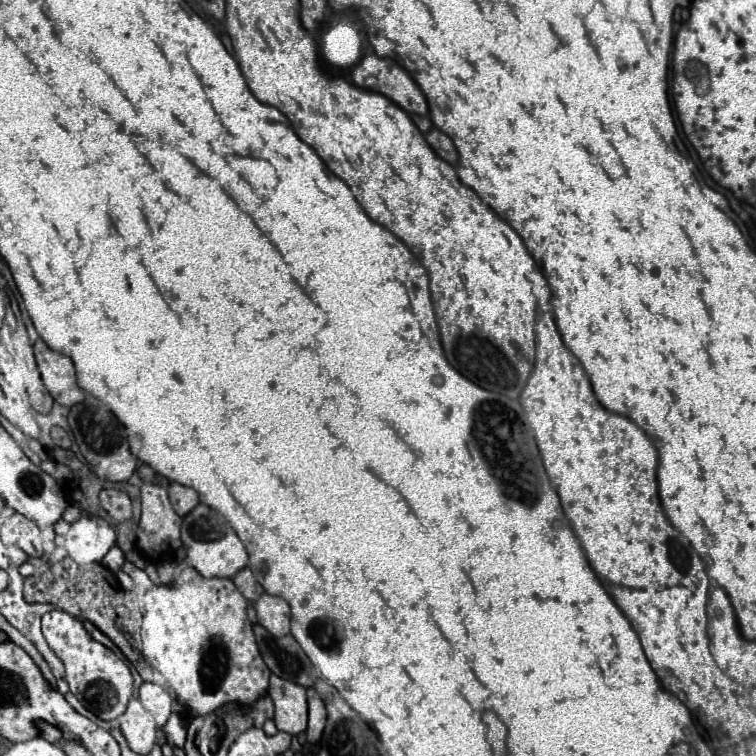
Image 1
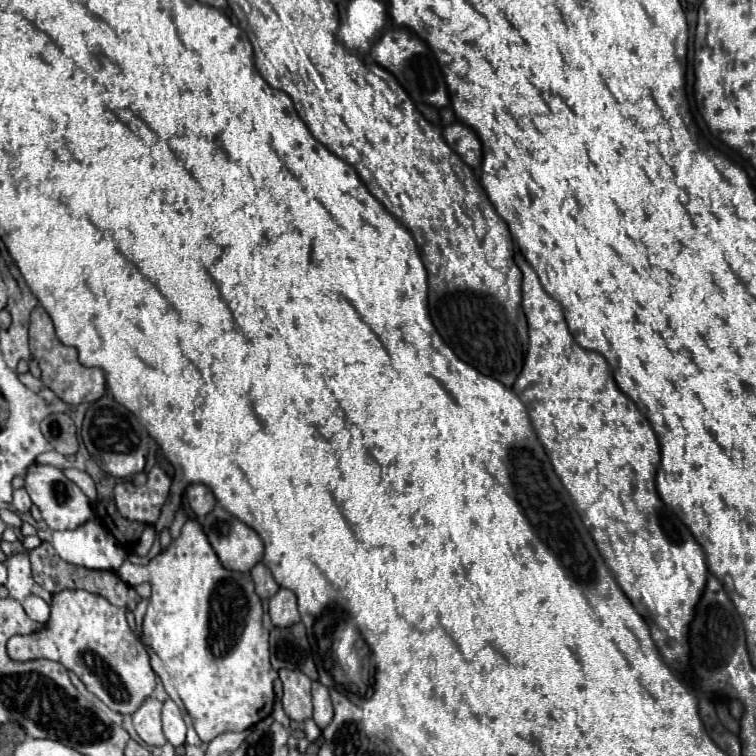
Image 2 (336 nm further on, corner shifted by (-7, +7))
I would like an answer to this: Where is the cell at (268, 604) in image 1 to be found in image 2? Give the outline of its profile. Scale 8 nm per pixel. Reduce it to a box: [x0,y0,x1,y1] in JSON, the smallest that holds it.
[269,588,299,628]

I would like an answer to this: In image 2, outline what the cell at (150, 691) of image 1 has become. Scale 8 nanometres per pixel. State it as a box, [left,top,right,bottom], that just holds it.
[161,698,187,746]

